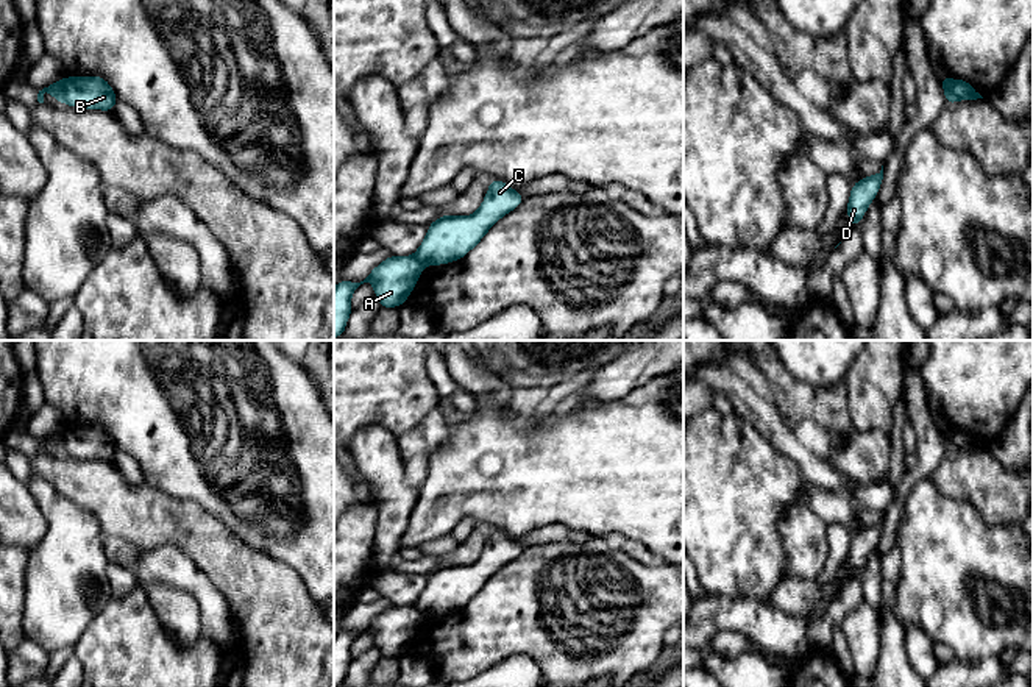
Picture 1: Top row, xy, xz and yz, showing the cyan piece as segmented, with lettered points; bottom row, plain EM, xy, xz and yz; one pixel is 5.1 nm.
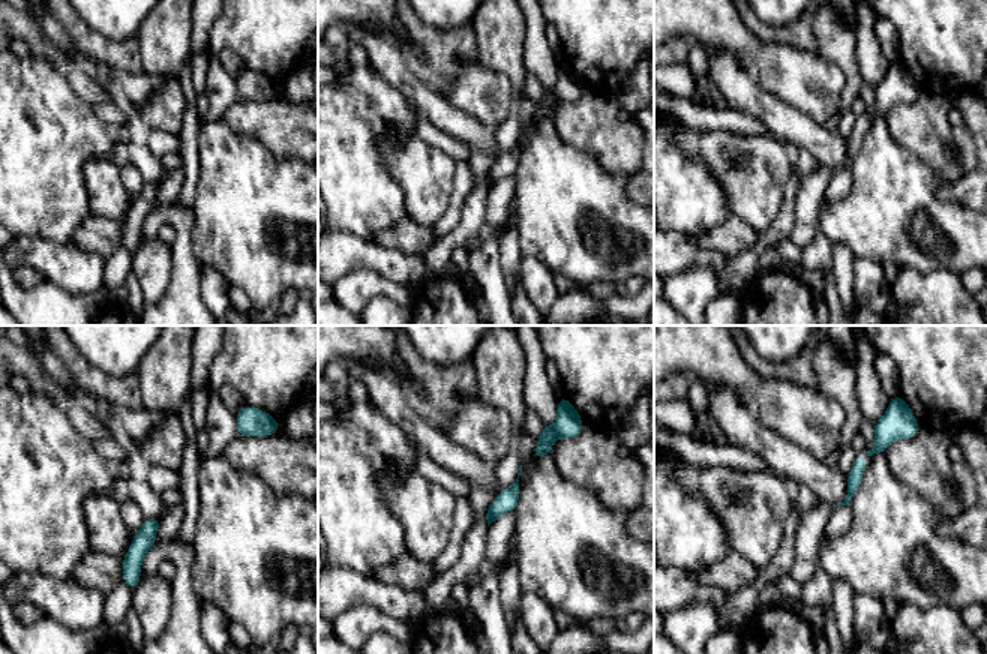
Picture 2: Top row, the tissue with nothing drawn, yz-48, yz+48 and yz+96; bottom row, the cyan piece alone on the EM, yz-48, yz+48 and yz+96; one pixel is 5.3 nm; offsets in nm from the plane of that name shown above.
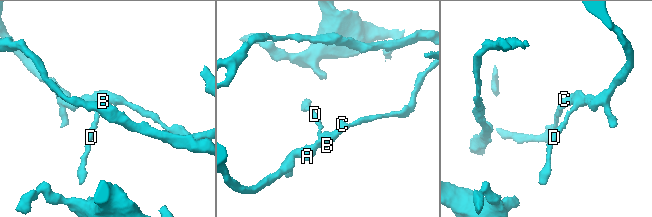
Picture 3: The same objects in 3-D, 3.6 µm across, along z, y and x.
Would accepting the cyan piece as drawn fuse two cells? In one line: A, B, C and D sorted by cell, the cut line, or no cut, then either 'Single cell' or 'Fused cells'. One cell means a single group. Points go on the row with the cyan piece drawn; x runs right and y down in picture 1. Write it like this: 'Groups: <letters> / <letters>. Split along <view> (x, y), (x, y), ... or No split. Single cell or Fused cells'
Groups: A / B C D. Split along xy (66, 78), (63, 100). Fused cells

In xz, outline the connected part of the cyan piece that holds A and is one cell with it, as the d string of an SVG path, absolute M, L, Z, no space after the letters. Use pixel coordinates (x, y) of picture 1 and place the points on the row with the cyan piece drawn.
M389 256L360 283L340 279L334 287L334 337L343 336L353 311L351 295L360 284L375 286L375 297L381 308L398 308L409 298L421 272L423 265L415 256Z

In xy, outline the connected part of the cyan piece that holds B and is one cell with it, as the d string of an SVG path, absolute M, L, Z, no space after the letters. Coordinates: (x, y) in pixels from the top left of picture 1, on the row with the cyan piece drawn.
M100 75L66 78L64 105L80 109L112 111L115 101L114 89Z

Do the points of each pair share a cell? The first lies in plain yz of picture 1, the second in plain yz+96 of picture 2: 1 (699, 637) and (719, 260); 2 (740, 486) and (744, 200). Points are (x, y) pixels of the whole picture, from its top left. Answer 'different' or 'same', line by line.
1: same
2: different

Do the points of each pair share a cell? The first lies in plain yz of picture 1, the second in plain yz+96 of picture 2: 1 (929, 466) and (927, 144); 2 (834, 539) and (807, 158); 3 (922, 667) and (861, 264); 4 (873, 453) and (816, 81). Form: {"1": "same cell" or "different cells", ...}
{"1": "different cells", "2": "different cells", "3": "same cell", "4": "same cell"}

